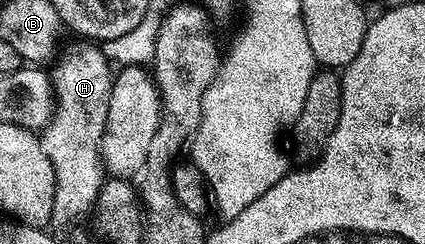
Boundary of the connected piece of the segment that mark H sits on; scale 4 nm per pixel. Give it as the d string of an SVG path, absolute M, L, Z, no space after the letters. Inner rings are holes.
M82 44L79 50L70 50L66 55L63 53L61 55L62 60L59 62L58 67L52 70L52 81L54 84L54 95L56 97L56 109L54 112L54 119L50 122L48 127L48 135L50 134L50 142L48 138L48 153L50 159L52 160L52 166L56 172L56 200L52 200L52 216L54 217L53 225L66 226L69 222L74 222L77 218L82 218L85 216L89 210L93 211L95 209L98 198L102 194L102 183L106 181L108 177L108 171L104 165L104 159L102 157L102 140L106 136L106 121L108 120L108 100L110 99L110 84L112 81L112 63L110 59L106 58L101 49L94 44Z

